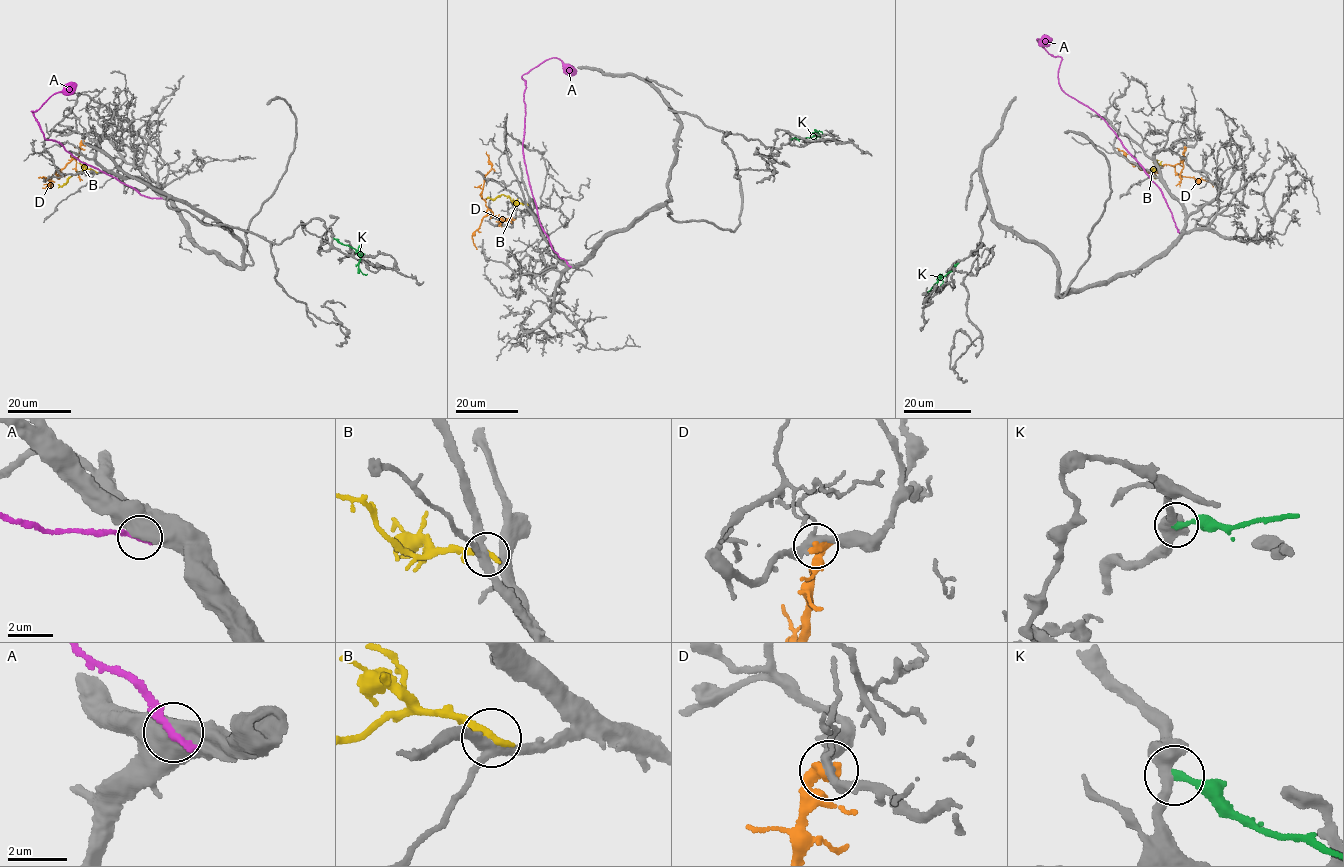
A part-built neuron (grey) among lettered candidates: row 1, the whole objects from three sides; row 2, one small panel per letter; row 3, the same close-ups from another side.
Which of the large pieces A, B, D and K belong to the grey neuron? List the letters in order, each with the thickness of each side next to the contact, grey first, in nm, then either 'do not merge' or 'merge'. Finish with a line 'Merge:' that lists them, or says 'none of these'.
A: calibres 900 and 280 nm; do not merge
B: calibres 300 and 320 nm; do not merge
D: calibres 260 and 500 nm; do not merge
K: calibres 320 and 260 nm; do not merge
Merge: none of these

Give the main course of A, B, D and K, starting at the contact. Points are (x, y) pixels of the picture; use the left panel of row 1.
A: (164, 199), (144, 196), (82, 162), (56, 141), (45, 139), (31, 111), (35, 111), (53, 95), (76, 85)
B: (95, 172), (85, 169), (61, 186), (58, 184)
D: (83, 141), (78, 155), (52, 175), (49, 187), (49, 180), (38, 177)
K: (333, 238), (356, 249), (360, 259), (358, 269), (367, 275)

